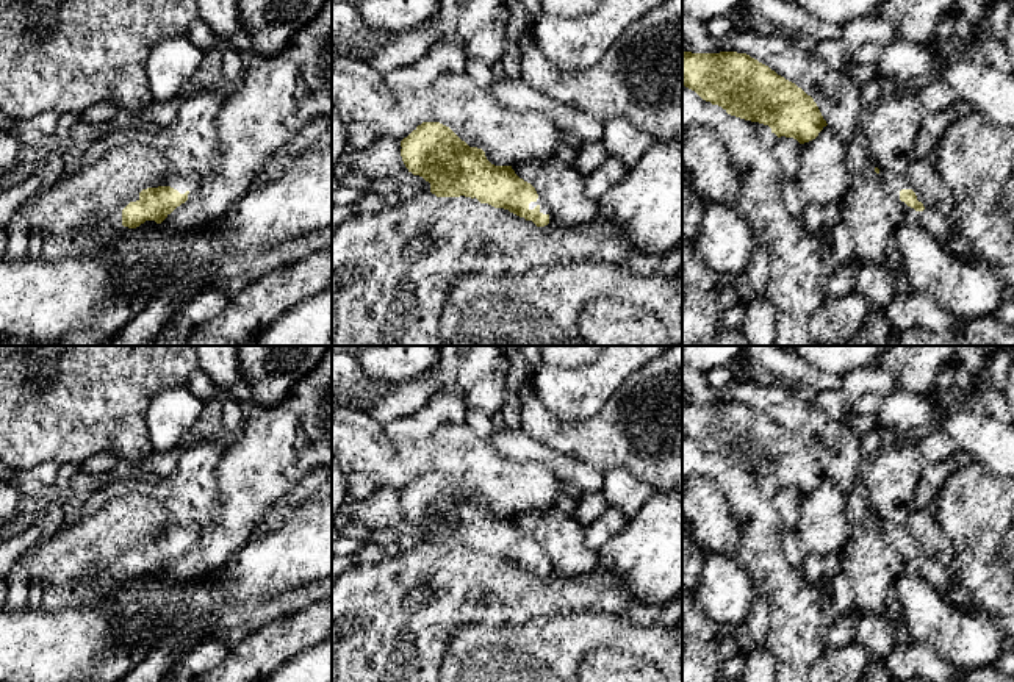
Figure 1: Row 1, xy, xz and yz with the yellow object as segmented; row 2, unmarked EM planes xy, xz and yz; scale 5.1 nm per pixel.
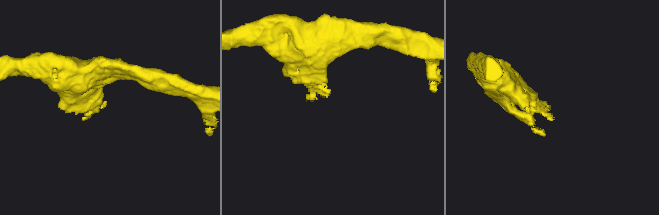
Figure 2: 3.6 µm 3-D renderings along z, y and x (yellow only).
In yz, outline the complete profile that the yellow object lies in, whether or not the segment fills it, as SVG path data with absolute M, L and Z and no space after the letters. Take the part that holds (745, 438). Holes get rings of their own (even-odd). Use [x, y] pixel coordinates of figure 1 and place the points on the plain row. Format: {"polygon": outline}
{"polygon": "M682 402L682 436L731 466L768 476L778 488L793 488L800 494L815 490L828 476L811 446L746 404Z"}

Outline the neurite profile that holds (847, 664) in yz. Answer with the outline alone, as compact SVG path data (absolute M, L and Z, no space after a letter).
M856 640L842 648L826 648L814 663L809 682L859 682L873 655Z

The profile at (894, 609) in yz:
M894 585L886 599L886 613L894 624L894 638L895 638L897 644L912 643L914 640L909 635L909 629L906 626L906 619L903 615L903 607L900 604L900 598L898 598Z

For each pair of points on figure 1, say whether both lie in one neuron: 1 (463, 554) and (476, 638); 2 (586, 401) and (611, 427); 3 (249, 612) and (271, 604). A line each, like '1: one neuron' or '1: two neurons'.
1: two neurons
2: two neurons
3: one neuron

